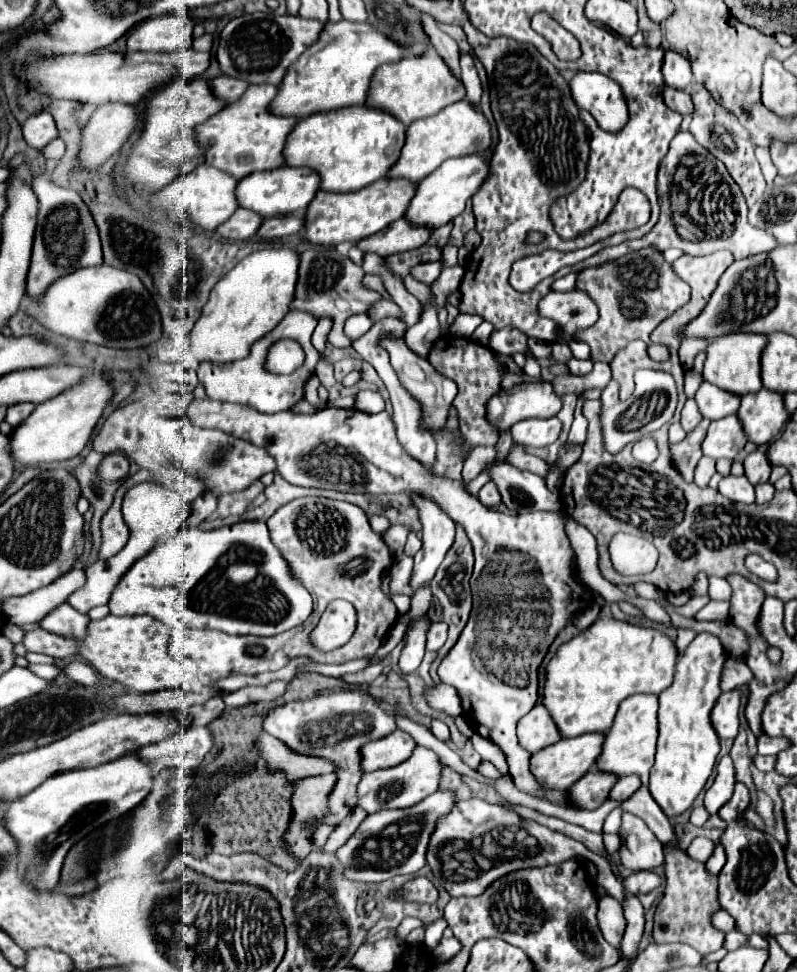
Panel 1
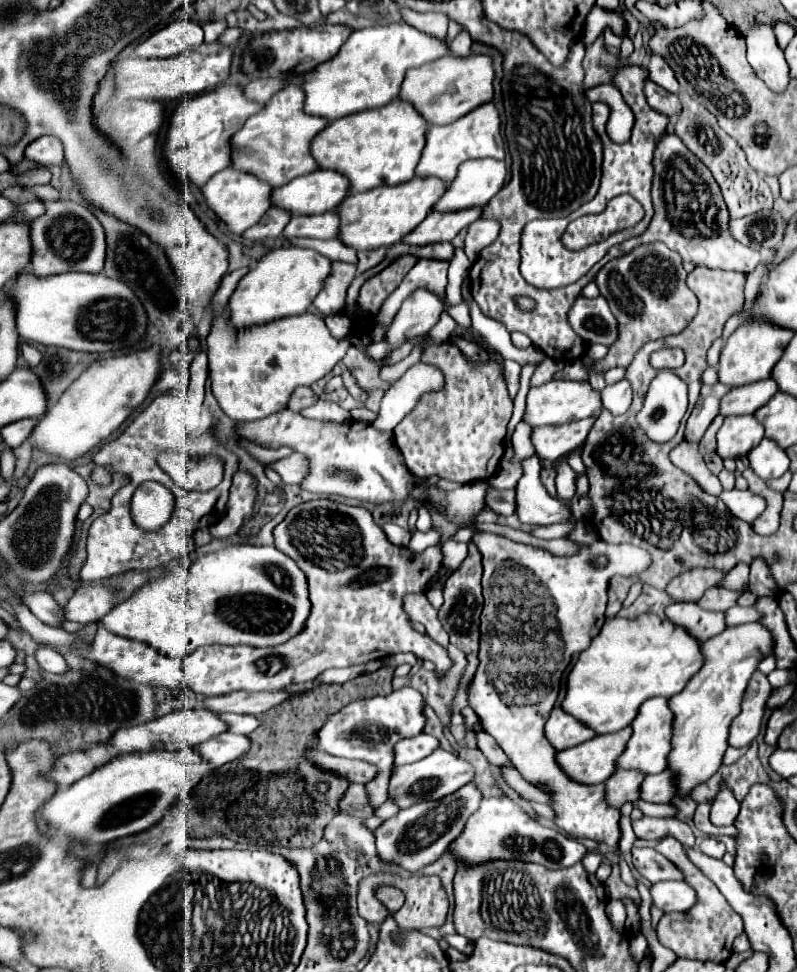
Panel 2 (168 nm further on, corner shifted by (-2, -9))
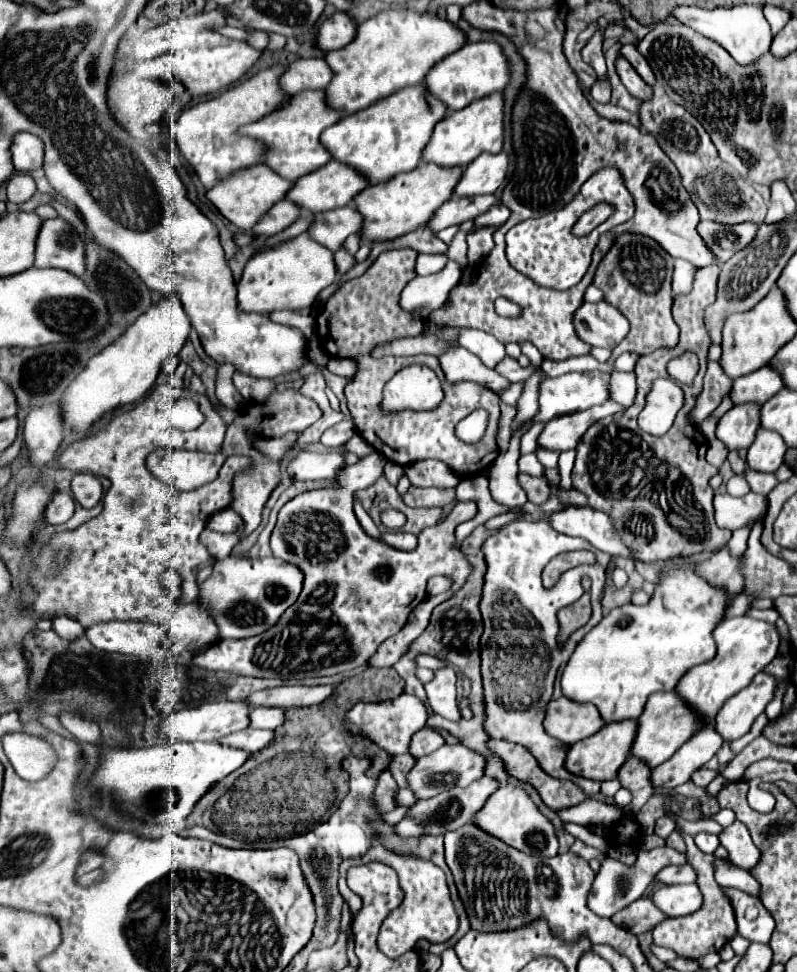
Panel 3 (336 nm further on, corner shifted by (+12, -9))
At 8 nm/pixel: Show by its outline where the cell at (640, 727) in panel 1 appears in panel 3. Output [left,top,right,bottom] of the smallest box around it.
[629,693,701,769]

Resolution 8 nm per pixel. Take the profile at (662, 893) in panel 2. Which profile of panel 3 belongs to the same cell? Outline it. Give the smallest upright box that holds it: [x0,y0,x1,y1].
[653,885,701,917]

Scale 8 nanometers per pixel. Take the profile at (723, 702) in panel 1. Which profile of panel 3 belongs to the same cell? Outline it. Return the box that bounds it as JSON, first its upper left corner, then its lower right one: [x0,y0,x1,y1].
[715,673,775,741]

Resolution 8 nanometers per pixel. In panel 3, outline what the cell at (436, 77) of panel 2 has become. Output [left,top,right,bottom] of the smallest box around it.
[425,41,507,111]

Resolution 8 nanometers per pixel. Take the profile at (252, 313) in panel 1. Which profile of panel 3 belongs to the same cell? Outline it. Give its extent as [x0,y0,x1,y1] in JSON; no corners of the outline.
[237,233,335,315]

